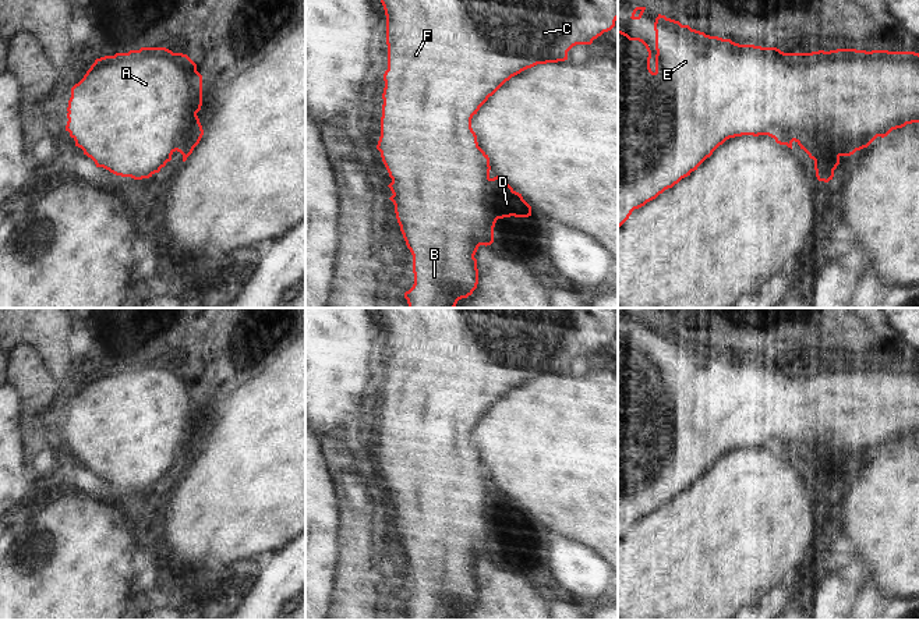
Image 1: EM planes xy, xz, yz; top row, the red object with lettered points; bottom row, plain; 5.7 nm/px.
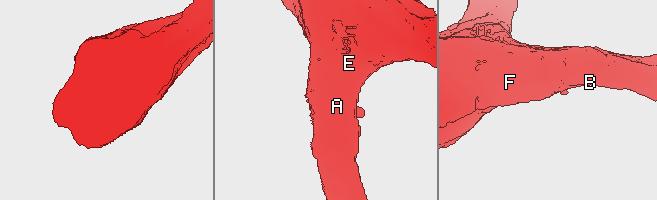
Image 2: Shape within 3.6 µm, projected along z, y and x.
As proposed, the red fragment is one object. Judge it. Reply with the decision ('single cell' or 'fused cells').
single cell

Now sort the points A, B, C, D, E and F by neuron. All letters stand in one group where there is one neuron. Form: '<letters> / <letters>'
A B C D E F

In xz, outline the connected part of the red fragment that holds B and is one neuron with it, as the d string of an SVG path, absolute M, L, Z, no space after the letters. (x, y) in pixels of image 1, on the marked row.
M381 0L385 15L386 15L386 45L388 45L388 70L383 74L385 88L382 93L383 104L382 104L382 117L381 117L381 137L377 145L377 149L381 152L382 162L392 178L392 183L388 185L392 191L392 196L389 198L395 205L395 213L397 223L400 226L400 231L406 241L407 248L413 255L413 273L414 273L414 284L413 287L404 293L404 298L407 300L409 308L455 308L457 301L462 298L467 298L473 294L478 284L478 269L477 259L474 258L480 245L491 245L494 242L494 227L498 219L503 217L529 217L531 216L531 206L523 199L522 194L516 192L506 181L501 177L489 177L489 157L488 155L478 146L477 135L471 128L471 118L480 107L492 96L506 81L512 77L520 74L522 71L531 68L537 64L547 63L558 63L568 60L568 52L576 45L591 45L594 39L601 36L604 32L611 31L615 26L615 21L618 20L618 0Z

